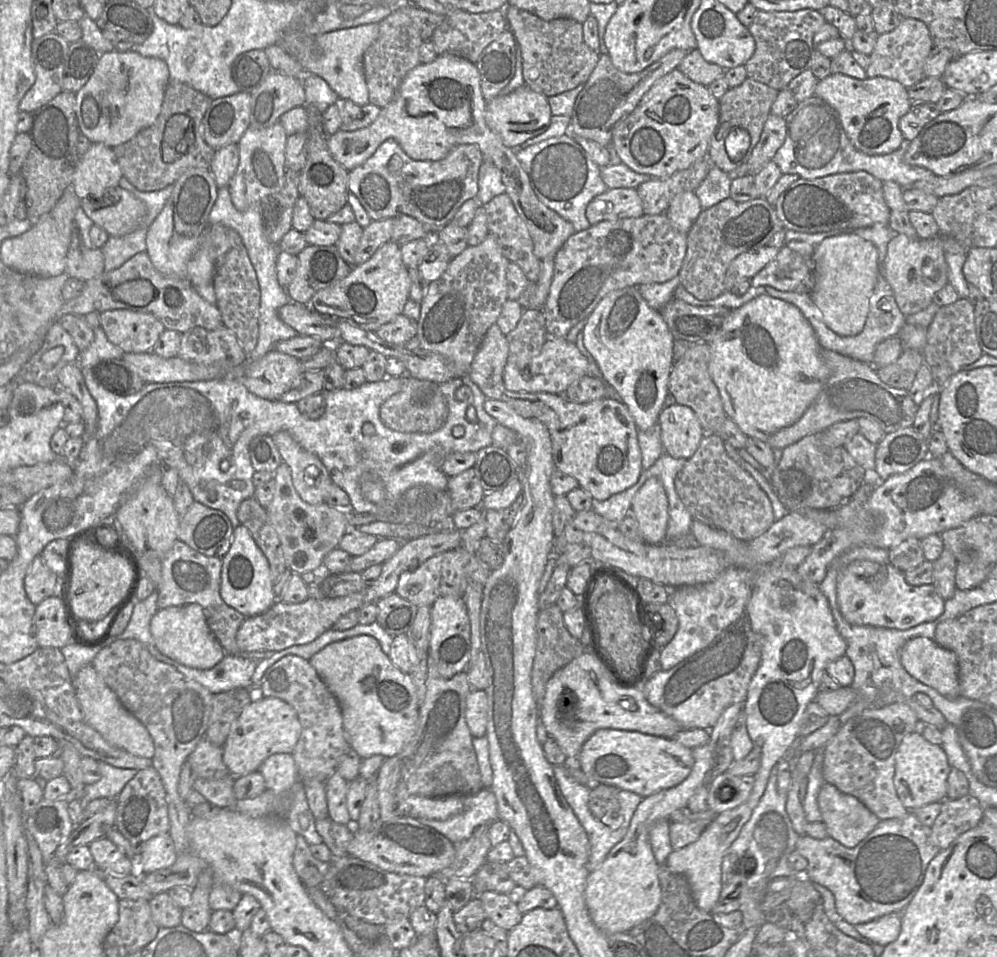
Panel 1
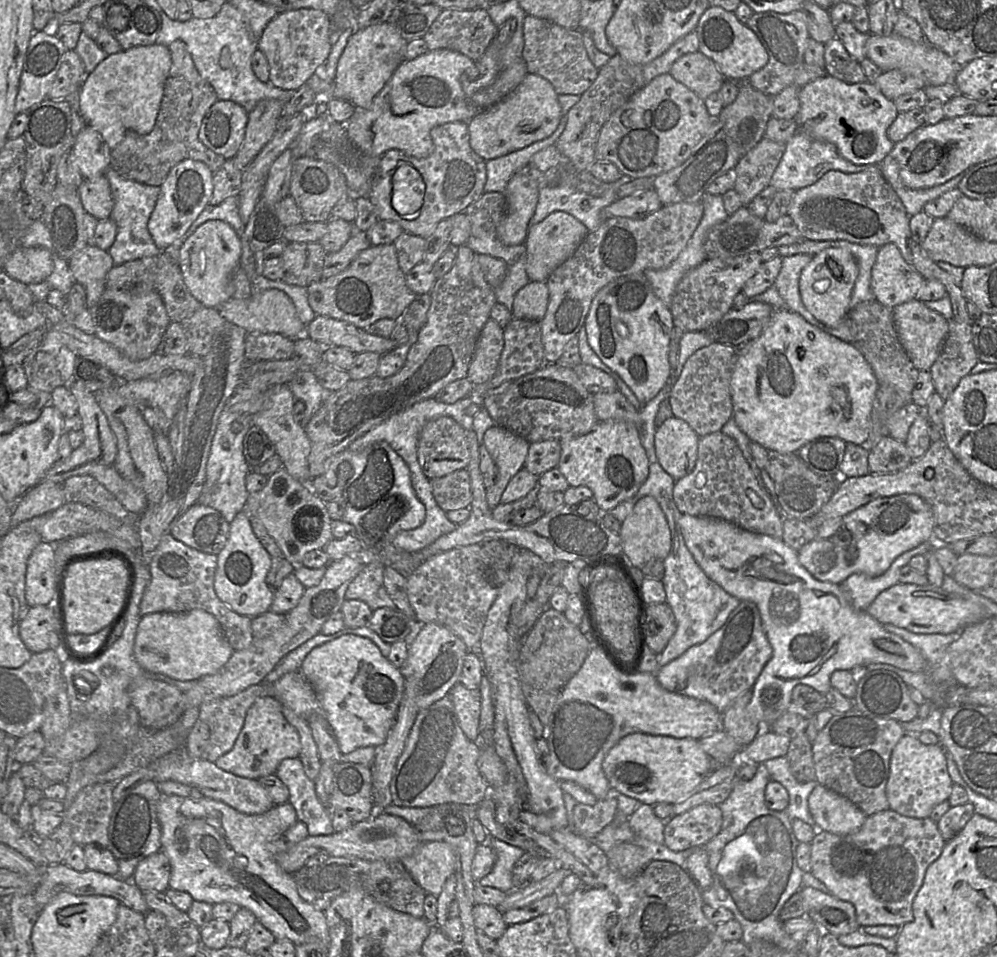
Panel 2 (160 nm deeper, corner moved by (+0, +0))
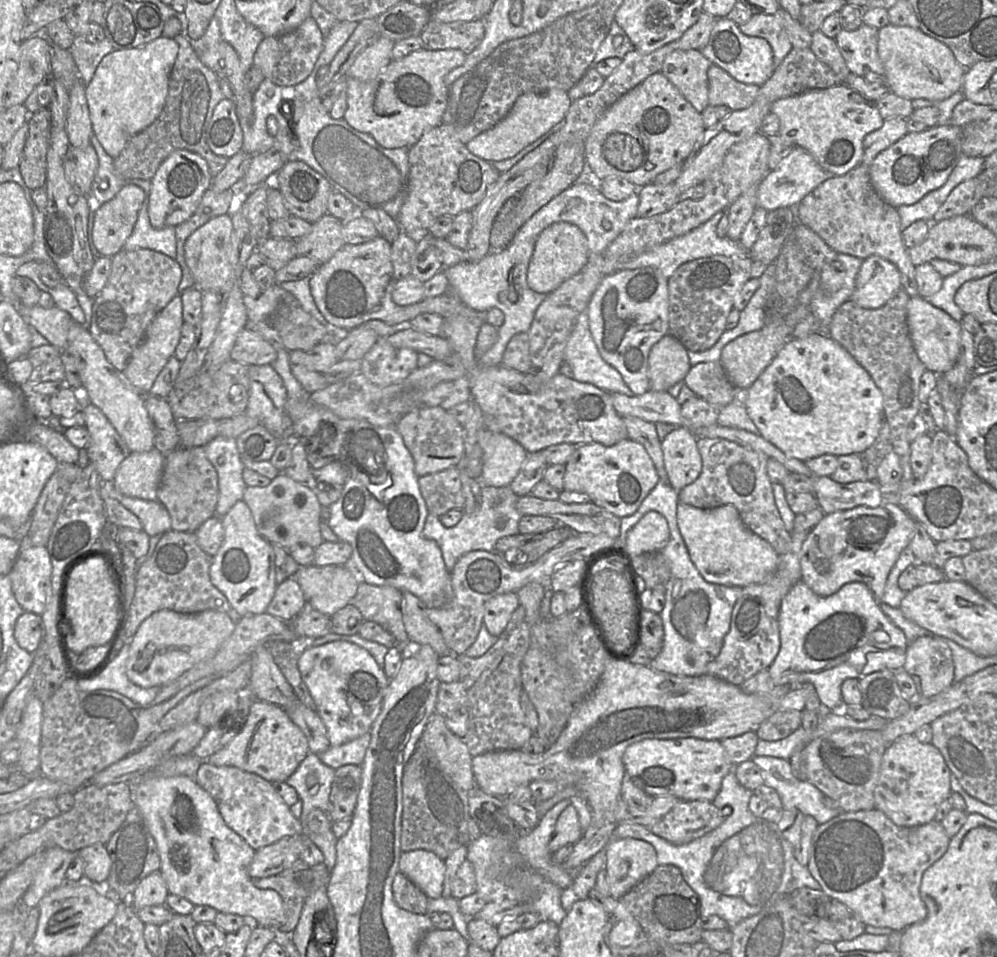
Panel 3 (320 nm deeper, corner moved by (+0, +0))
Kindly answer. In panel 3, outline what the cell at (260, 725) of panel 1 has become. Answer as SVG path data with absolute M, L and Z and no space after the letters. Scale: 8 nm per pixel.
M254 699L239 733L207 761L213 766L234 766L269 782L286 782L308 753L306 736L291 721L286 710L276 704Z

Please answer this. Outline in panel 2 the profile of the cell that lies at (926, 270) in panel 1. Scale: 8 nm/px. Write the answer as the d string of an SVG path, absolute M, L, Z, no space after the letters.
M893 243L879 247L876 261L872 268L871 289L875 299L890 308L915 299L925 279L916 270L913 264L908 263L898 247Z

